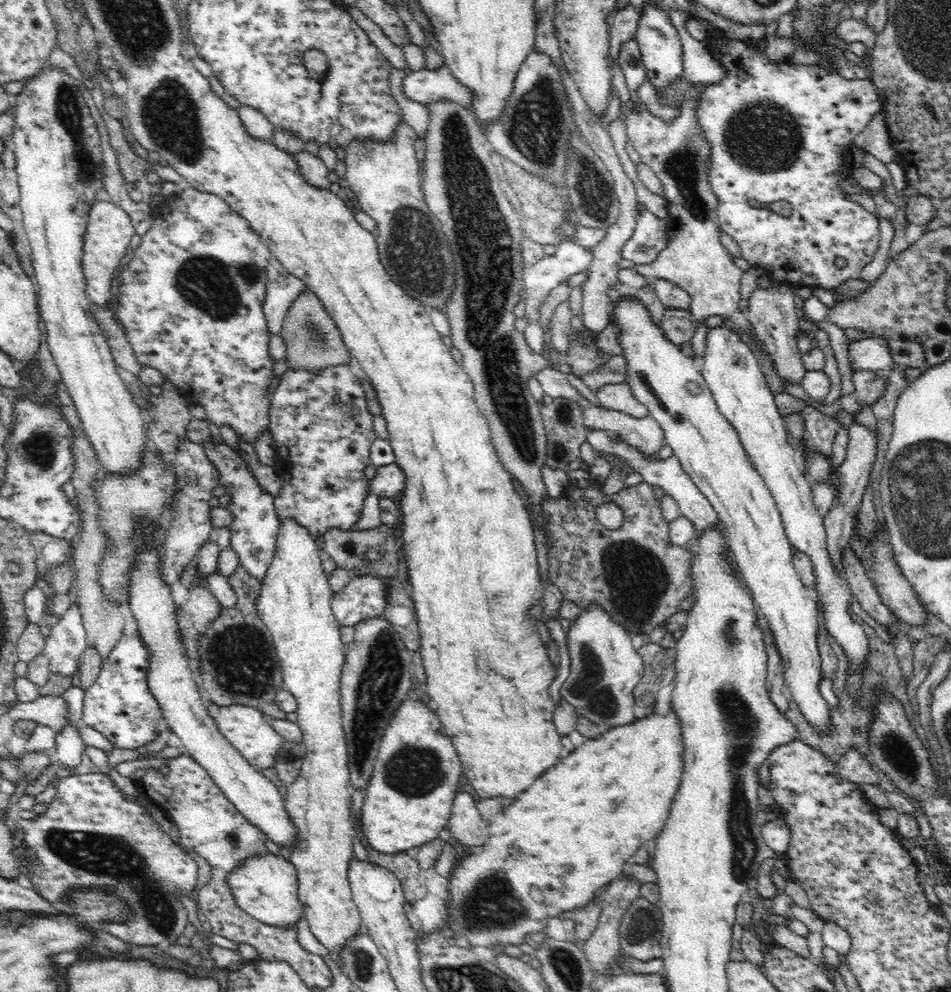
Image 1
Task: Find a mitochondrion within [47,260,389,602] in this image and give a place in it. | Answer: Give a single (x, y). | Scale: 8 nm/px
(319, 338)

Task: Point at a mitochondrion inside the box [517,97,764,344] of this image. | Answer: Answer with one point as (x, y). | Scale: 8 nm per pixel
(593, 188)

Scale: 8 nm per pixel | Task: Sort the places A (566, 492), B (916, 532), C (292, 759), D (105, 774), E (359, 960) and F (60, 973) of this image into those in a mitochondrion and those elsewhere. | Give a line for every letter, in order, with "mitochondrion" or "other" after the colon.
A: other
B: mitochondrion
C: mitochondrion
D: other
E: mitochondrion
F: other

